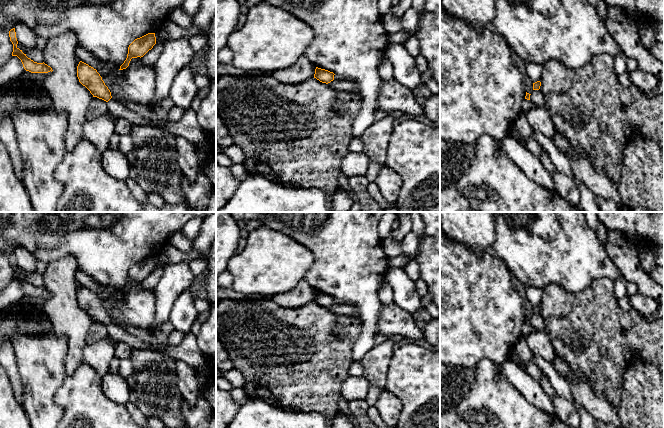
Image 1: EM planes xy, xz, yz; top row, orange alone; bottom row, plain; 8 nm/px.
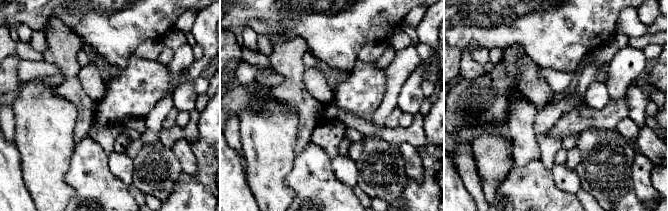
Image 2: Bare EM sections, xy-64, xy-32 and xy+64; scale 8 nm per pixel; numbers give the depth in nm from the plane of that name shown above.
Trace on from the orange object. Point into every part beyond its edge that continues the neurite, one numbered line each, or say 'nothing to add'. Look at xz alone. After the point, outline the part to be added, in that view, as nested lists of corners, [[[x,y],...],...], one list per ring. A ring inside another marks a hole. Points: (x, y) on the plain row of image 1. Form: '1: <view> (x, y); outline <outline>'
nothing to add

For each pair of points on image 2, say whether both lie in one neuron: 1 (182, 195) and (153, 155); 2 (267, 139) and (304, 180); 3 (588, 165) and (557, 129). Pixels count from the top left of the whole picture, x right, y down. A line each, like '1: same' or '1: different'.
1: different
2: different
3: different

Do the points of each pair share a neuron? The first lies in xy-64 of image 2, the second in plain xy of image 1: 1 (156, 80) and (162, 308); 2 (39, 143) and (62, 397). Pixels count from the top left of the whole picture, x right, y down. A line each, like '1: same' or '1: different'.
1: different
2: different

